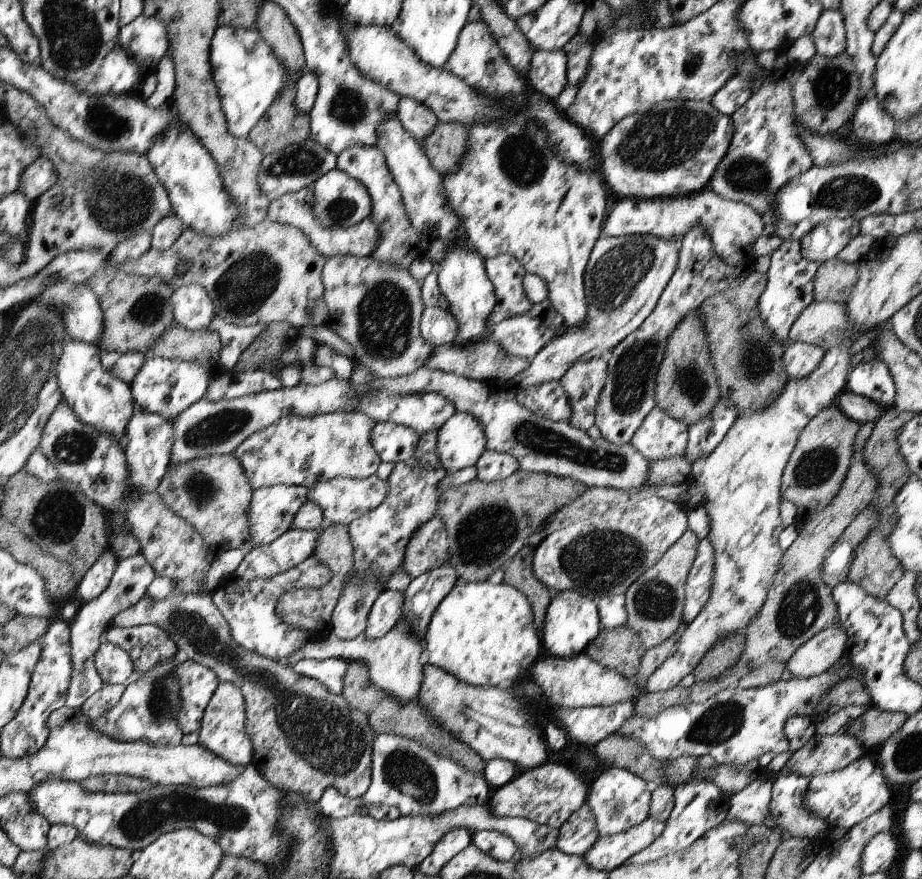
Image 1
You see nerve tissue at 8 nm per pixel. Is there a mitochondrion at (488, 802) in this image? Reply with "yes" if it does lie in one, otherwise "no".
no

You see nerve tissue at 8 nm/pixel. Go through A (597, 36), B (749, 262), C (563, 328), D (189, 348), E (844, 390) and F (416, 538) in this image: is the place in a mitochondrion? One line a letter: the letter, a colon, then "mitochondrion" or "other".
A: other
B: other
C: other
D: other
E: other
F: other

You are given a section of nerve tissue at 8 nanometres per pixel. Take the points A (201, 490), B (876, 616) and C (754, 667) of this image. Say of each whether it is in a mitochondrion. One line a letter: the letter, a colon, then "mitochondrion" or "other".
A: mitochondrion
B: other
C: other

